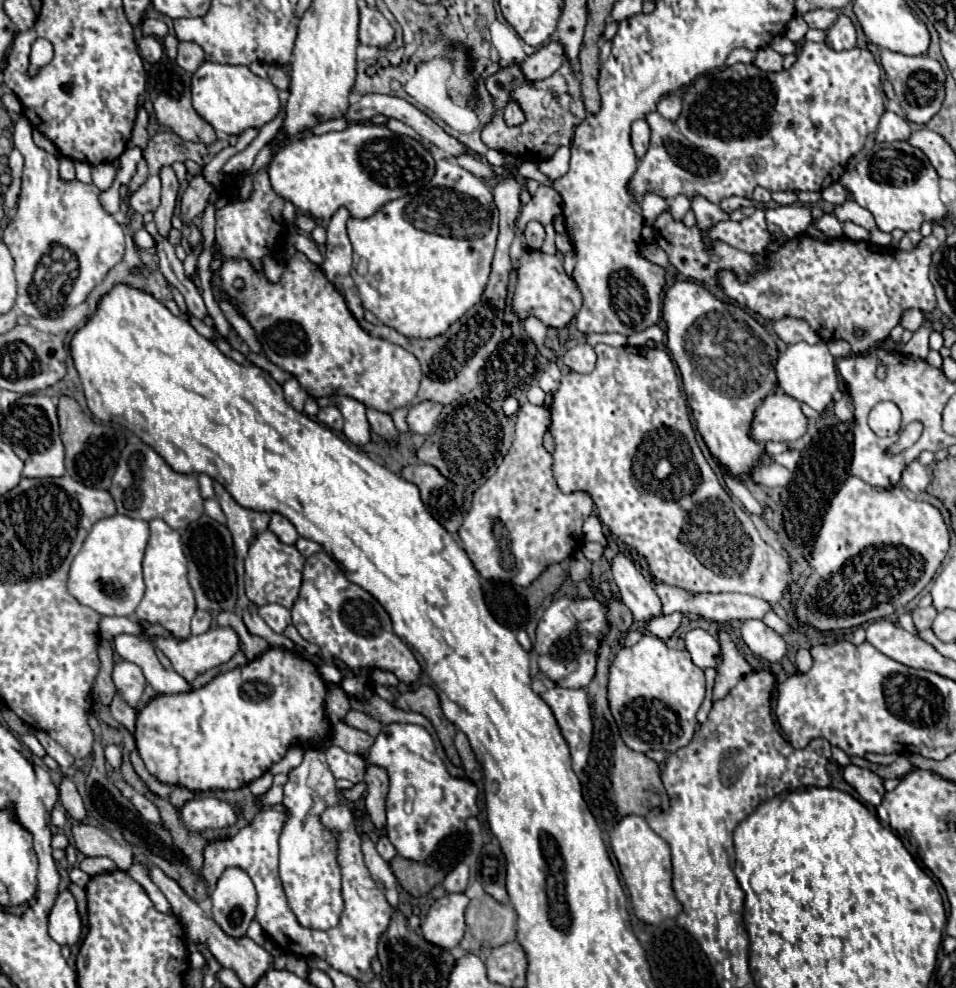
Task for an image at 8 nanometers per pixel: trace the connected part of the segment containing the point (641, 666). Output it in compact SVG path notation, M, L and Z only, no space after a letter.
M644 636L636 646L622 648L610 666L608 702L622 740L636 752L676 752L690 744L696 712L704 700L704 672L694 666L688 650L672 650L660 638Z

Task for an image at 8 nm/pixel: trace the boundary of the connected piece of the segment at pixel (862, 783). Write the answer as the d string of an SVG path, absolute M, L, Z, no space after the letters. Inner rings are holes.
M848 764L844 768L844 780L860 794L860 798L866 802L866 804L872 804L872 806L878 806L880 800L884 798L886 790L884 790L884 780L870 772L870 770L864 770L860 766L854 766L854 764Z

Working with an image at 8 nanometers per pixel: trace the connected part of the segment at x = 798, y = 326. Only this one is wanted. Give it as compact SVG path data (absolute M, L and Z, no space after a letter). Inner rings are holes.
M782 318L774 324L774 332L784 344L796 344L796 342L808 342L818 344L820 336L808 326L808 322L798 318Z

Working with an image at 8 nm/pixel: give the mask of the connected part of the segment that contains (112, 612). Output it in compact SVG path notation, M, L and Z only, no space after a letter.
M122 514L96 522L70 566L68 592L80 604L94 608L100 616L132 616L144 596L142 558L148 536L148 522L132 520Z

